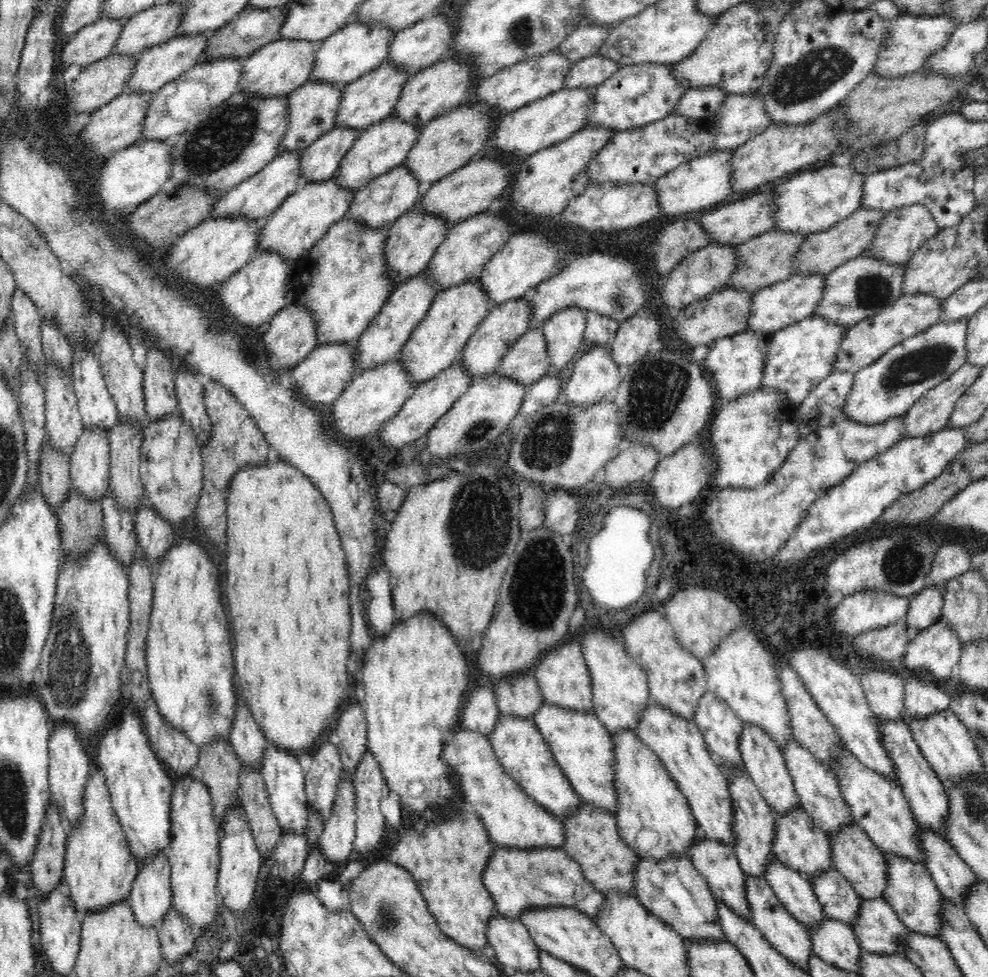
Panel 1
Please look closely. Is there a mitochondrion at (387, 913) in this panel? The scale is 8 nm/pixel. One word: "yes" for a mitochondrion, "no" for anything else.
yes

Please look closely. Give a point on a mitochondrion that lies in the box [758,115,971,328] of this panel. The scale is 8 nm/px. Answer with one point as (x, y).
(874, 291)

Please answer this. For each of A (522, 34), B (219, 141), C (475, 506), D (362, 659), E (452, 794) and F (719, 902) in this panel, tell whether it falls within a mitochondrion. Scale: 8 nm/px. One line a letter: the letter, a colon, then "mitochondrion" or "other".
A: mitochondrion
B: mitochondrion
C: mitochondrion
D: other
E: mitochondrion
F: other

